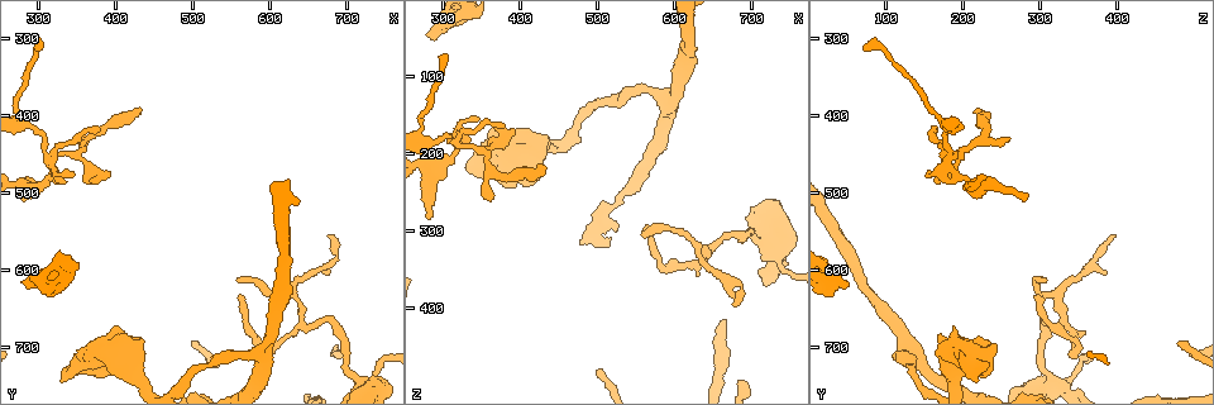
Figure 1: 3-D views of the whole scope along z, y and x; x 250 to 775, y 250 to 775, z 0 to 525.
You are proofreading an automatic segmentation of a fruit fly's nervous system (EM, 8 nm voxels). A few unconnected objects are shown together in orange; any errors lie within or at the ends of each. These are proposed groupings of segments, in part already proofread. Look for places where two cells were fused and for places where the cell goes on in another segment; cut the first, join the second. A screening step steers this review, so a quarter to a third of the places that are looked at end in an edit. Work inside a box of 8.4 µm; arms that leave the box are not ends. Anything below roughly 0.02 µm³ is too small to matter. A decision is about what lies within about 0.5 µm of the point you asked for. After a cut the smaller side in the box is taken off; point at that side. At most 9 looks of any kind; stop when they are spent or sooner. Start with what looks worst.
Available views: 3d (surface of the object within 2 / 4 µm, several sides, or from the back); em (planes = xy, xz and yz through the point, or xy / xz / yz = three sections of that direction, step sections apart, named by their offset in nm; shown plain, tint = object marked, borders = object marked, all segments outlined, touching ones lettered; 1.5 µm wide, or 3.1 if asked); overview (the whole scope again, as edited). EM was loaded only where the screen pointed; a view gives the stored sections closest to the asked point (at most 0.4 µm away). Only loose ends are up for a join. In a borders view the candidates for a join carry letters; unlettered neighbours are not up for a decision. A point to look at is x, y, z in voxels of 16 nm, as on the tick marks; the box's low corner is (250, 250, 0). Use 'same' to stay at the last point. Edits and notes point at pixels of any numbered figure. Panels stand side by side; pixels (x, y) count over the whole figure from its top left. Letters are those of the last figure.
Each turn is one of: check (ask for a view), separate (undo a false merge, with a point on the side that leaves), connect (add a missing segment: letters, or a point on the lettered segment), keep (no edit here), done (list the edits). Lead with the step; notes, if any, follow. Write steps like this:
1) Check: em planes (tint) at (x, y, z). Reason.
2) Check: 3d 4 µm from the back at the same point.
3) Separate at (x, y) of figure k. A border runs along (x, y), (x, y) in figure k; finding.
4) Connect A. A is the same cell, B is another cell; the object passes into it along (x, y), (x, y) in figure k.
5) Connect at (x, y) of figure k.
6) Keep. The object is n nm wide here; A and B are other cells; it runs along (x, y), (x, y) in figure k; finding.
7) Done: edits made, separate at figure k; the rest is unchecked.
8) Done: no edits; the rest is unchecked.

Check: 3d 4 µm at (315, 450, 180). Abrupt turn.

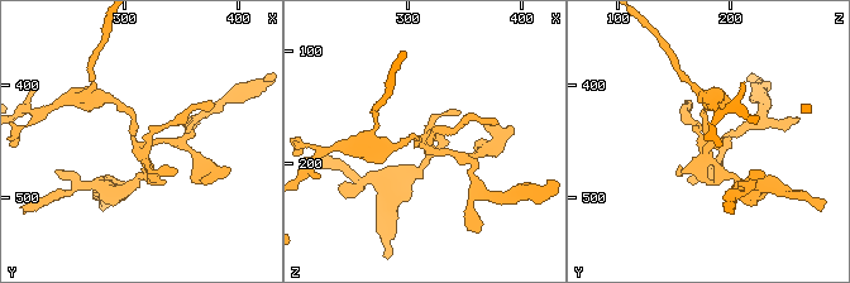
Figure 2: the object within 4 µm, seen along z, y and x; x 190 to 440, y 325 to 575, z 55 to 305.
Check: em planes (tint) at (314, 450, 182).

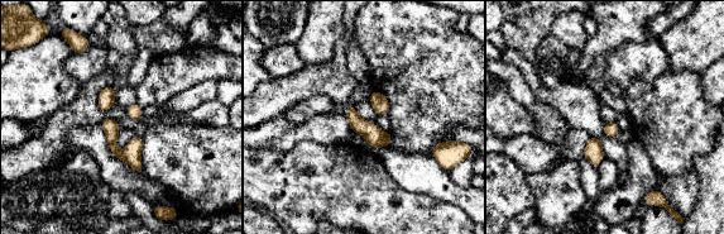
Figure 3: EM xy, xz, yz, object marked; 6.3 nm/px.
Check: em planes (borders) at the same point. See the neighbours.

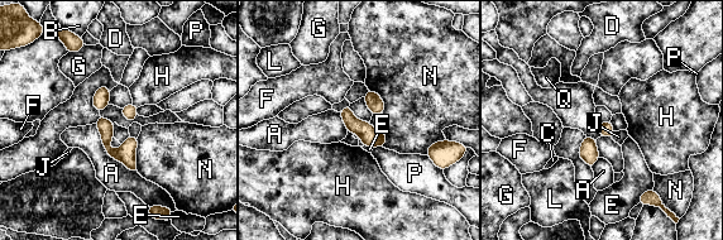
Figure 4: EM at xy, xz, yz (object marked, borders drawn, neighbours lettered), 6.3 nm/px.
Separate at (127, 152) of figure 4. A, B, C, D, E, F, G, H, J, L, N, P and Q are other cells; a border runs along (116, 152), (119, 159) in figure 4; a second cell is stuck on.

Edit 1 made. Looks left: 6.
Check: em xz step 4 (borders) at (560, 610, 305). Thin end.

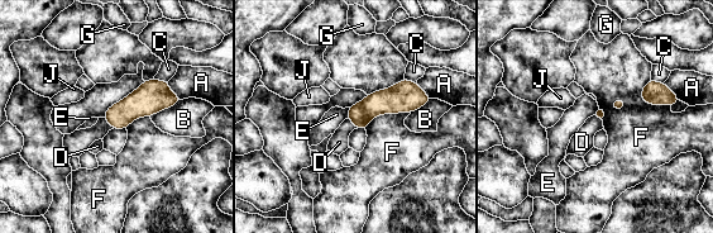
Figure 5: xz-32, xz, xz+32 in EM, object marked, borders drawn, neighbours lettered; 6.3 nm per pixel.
Check: em planes (borders) at the same point.

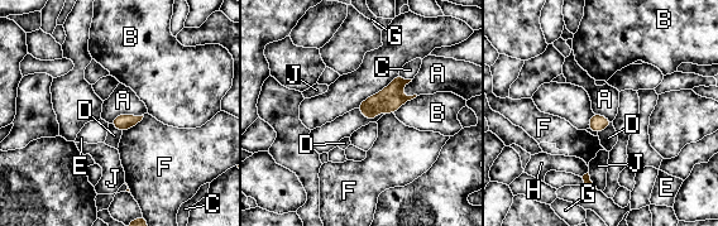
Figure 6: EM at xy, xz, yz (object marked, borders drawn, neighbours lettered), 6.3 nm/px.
Keep. A, B, C, D, E, F, G, H and J are other cells; no lettered segment goes on from it.

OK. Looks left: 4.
Check: 3d 4 µm at (435, 390, 220). Thin end.

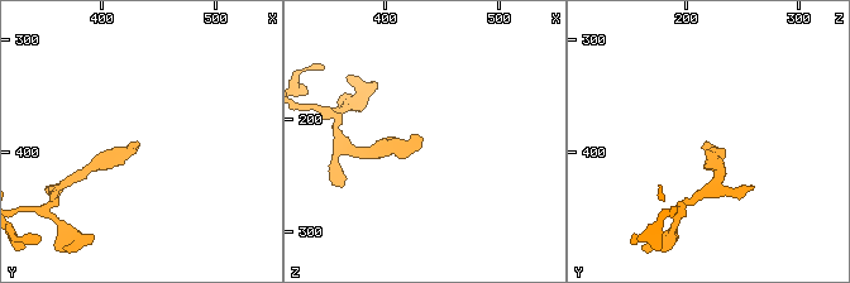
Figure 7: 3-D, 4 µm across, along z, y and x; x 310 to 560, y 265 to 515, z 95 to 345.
Check: em xz step 8 (tint) at (430, 390, 220). Shape alone is not enough.

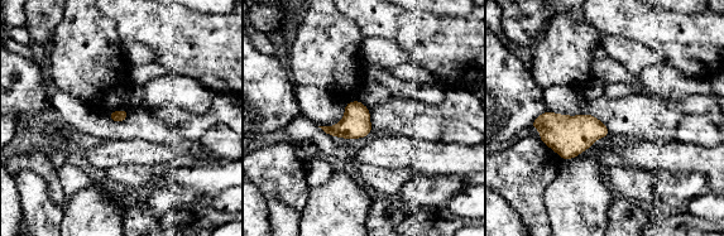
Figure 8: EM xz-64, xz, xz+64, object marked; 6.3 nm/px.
Check: em planes (borders) at the same point.

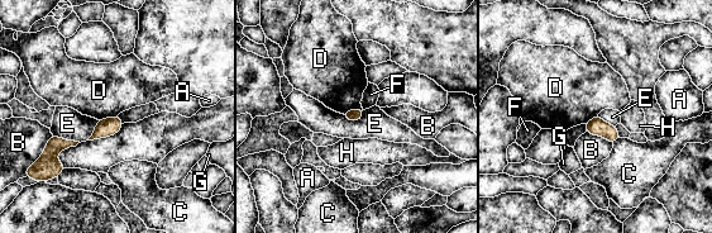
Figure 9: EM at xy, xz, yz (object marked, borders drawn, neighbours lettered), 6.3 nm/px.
Keep. A, B, C, D, E, F, G and H are other cells; a border runs along (364, 110), (357, 120), (342, 114) in figure 9; none of them fits.

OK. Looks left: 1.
Done: edits made, separate at figure 4; the rest is unchecked.

